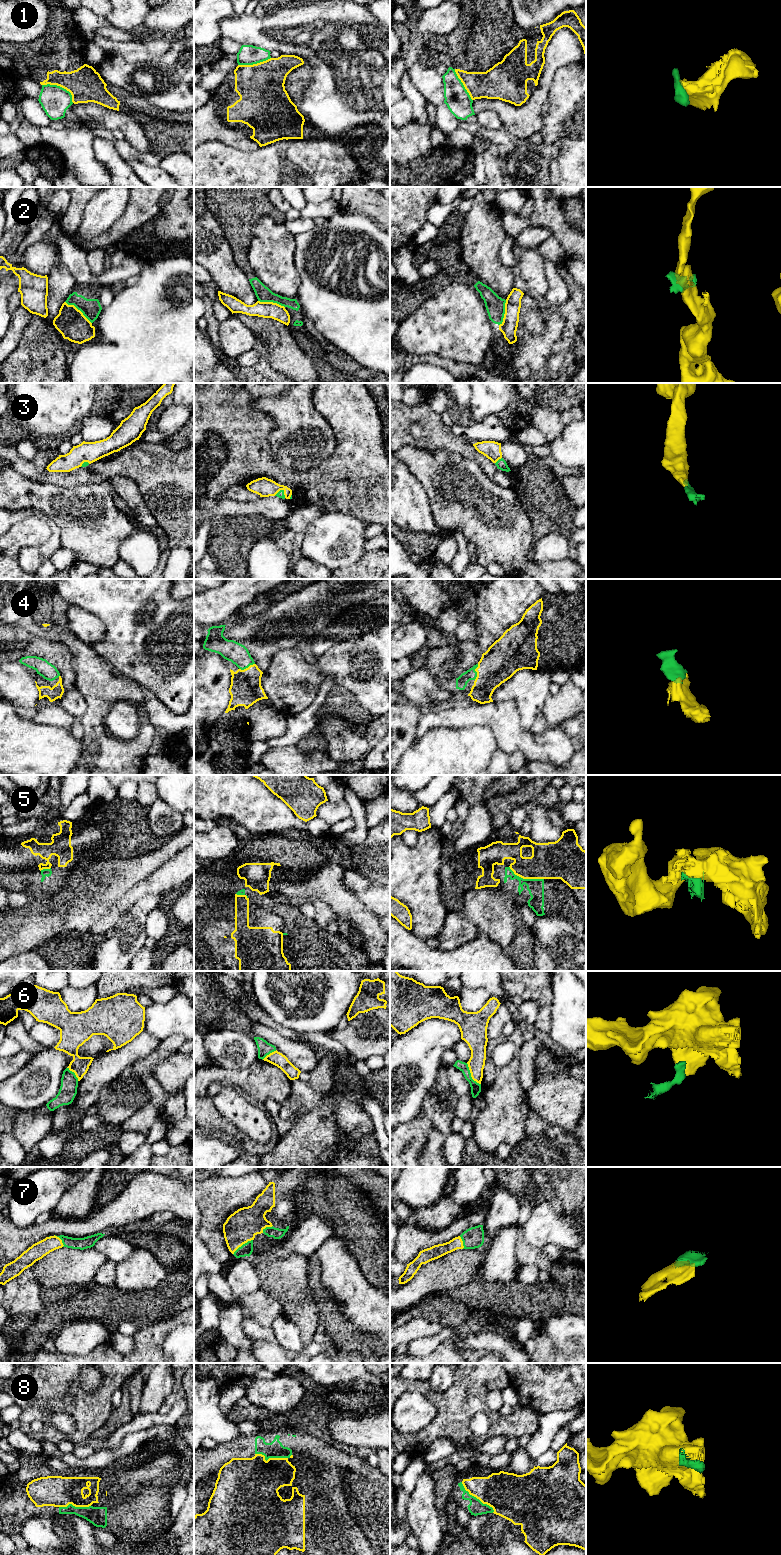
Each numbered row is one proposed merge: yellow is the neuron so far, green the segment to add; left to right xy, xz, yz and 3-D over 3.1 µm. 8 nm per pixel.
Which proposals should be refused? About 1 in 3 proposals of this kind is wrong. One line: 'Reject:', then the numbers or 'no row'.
Reject: 1, 2, 5, 6, 8

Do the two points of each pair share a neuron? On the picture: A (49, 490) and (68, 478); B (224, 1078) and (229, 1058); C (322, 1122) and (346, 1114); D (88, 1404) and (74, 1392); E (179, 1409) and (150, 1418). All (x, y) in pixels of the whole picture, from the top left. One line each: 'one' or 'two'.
A: two
B: two
C: two
D: one
E: one

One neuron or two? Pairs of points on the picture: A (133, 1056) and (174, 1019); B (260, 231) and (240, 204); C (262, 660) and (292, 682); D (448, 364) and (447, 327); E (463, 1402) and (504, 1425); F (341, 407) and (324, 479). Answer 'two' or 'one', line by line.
A: two
B: two
C: two
D: two
E: one
F: one

